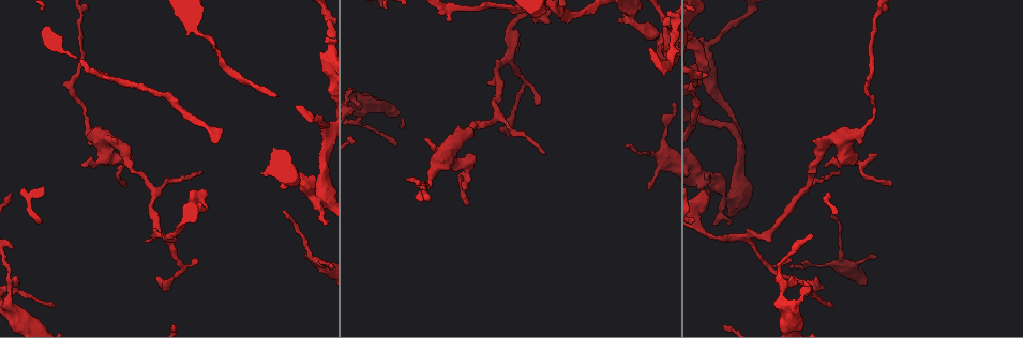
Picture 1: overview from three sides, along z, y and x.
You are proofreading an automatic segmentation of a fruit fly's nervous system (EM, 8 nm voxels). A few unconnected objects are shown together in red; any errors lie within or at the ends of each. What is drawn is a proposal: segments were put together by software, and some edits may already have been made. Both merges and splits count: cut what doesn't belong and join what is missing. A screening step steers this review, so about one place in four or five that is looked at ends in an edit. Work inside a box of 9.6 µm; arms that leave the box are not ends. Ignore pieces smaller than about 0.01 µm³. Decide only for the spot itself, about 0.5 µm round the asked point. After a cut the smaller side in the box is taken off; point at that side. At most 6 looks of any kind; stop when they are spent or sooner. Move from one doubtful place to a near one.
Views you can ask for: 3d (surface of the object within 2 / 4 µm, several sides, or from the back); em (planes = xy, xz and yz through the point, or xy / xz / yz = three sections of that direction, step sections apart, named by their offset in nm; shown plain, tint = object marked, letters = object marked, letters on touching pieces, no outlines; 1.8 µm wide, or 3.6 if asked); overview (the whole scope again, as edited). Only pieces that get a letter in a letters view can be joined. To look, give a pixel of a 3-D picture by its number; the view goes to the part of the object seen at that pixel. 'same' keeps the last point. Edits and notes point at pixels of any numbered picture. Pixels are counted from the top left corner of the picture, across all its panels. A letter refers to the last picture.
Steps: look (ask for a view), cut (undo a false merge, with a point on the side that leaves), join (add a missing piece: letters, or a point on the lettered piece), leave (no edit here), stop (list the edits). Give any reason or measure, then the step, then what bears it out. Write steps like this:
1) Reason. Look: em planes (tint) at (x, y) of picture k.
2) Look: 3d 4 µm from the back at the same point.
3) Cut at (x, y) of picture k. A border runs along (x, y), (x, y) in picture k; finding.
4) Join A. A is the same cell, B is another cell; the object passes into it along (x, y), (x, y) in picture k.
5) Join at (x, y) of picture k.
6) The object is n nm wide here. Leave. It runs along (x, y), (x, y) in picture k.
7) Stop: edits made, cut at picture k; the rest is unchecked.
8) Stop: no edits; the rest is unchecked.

Sudden change in width. Look: em planes (letters) at (731, 198) of picture 1.

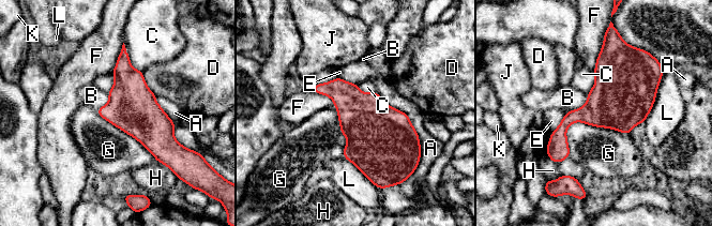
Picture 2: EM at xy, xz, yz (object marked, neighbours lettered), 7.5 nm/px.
Leave. A, B, C, D, E, F, G, H, J, K and L are other cells; a border runs along (629, 134), (574, 121), (567, 156) in picture 2; one neuron here.

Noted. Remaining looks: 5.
Free end. Look: em planes (letters) at (549, 22) of picture 1.

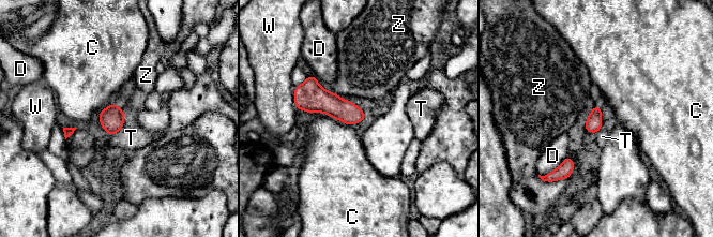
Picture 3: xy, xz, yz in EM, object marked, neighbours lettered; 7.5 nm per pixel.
Leave. C, D, T, W and Z are other cells; a border runs along (110, 104), (99, 114) in picture 3; none of them fits.

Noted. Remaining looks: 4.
Free end. Look: 3d 2 µm from the back at (423, 139) of picture 1.

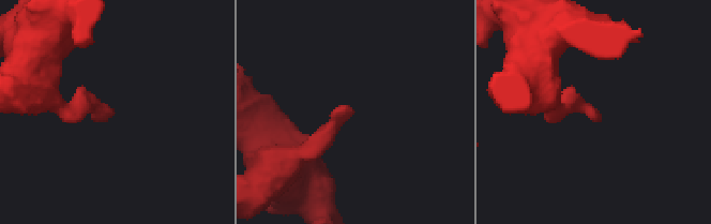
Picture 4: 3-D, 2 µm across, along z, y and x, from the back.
Look: em planes (tint) at (349, 106) of picture 4.

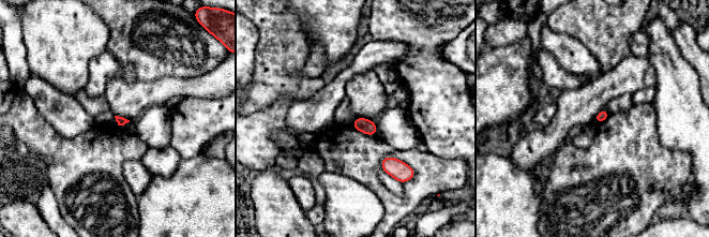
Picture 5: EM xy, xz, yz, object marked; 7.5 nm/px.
Look: em planes (letters) at the same point.

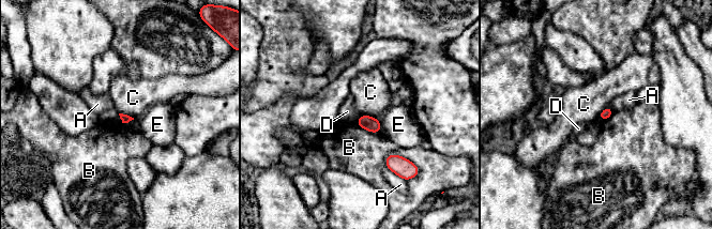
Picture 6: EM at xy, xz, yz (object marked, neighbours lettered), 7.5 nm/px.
The longest contact is with B, 260 nm. Leave. A, B, C, D and E are other cells; a border runs along (118, 113), (122, 122) in picture 6; no lettered piece goes on from it.

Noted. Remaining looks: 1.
Stop: no edits; the rest is unchecked.

